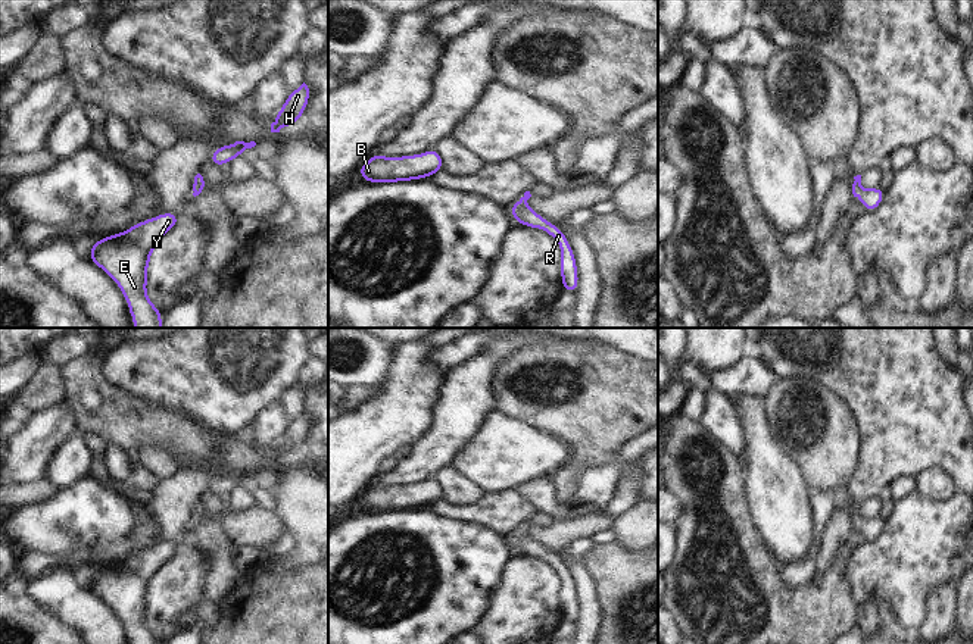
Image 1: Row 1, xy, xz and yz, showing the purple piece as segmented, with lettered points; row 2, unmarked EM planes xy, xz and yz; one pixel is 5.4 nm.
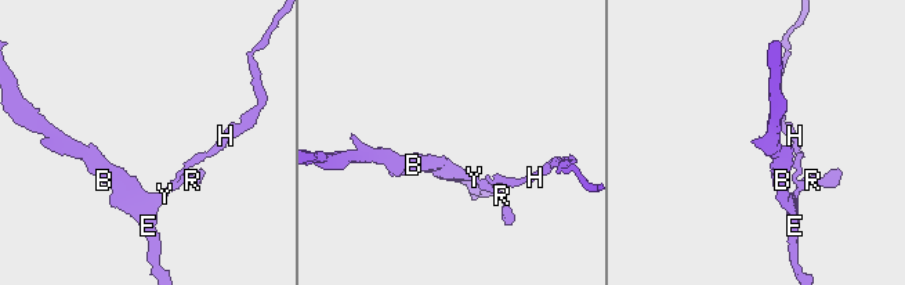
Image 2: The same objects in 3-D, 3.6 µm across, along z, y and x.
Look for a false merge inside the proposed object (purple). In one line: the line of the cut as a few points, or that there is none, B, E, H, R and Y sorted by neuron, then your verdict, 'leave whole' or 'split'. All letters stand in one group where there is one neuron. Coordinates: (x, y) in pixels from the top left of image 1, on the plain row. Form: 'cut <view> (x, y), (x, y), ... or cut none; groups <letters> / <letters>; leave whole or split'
cut none; groups B E H R Y; leave whole

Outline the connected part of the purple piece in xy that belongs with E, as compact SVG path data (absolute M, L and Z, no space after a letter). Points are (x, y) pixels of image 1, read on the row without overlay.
M174 541L160 543L93 573L90 590L118 613L131 644L160 644L147 626L147 598L152 581L178 550Z

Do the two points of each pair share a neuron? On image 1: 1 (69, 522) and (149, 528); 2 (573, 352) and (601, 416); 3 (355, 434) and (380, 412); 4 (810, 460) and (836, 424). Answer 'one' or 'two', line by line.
1: one
2: one
3: one
4: one

